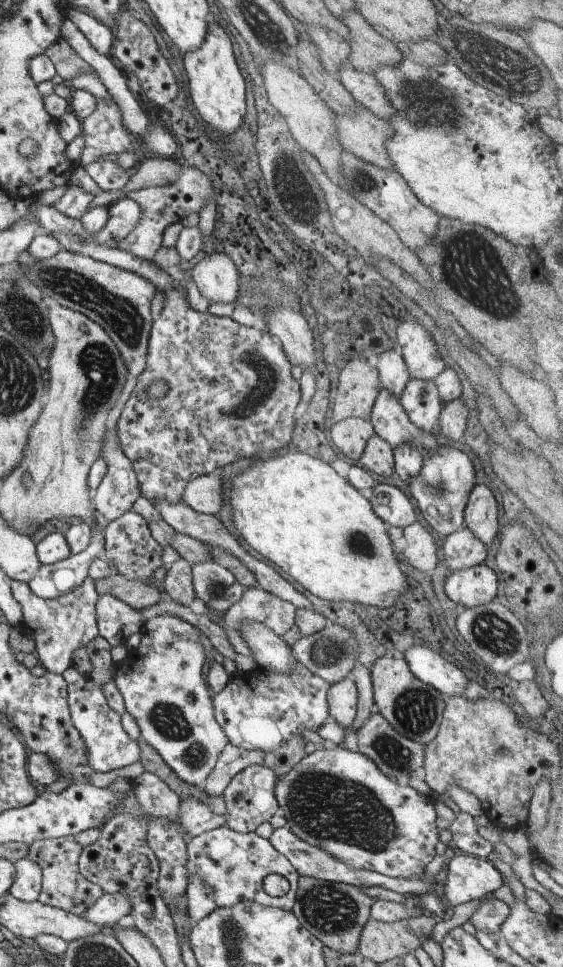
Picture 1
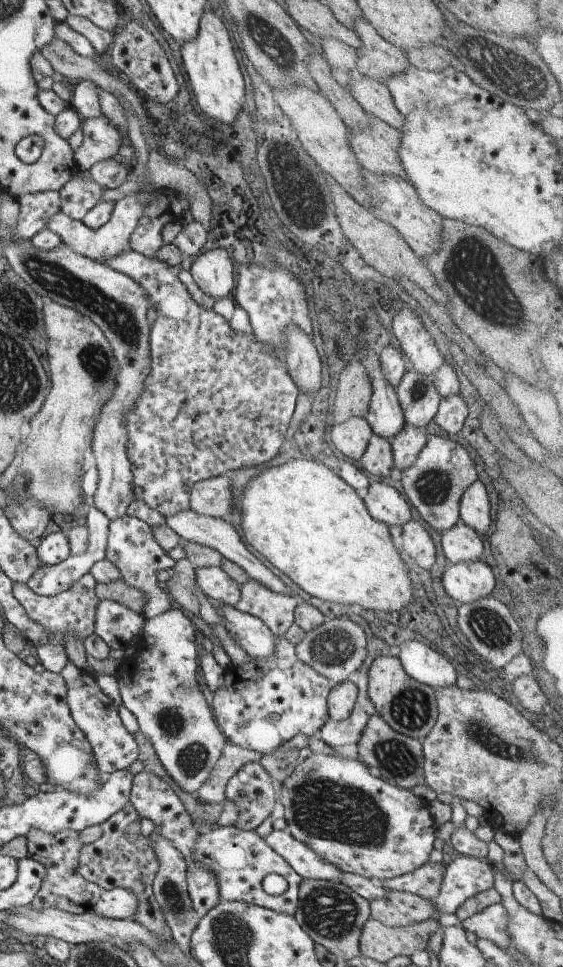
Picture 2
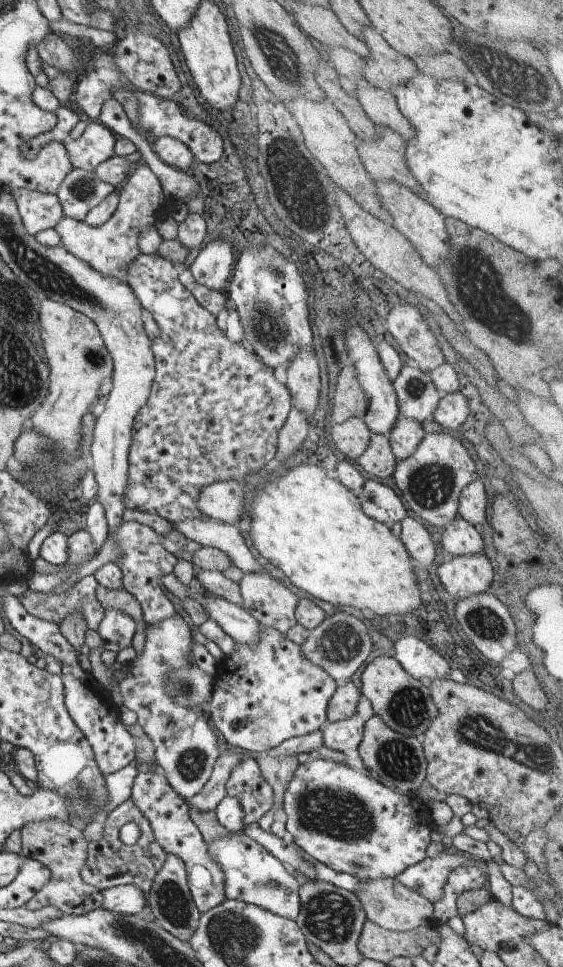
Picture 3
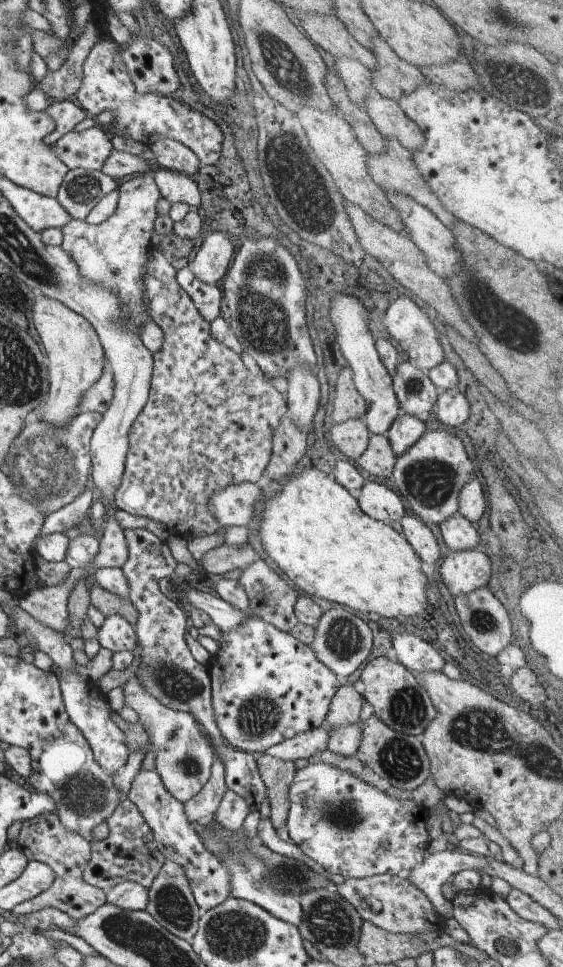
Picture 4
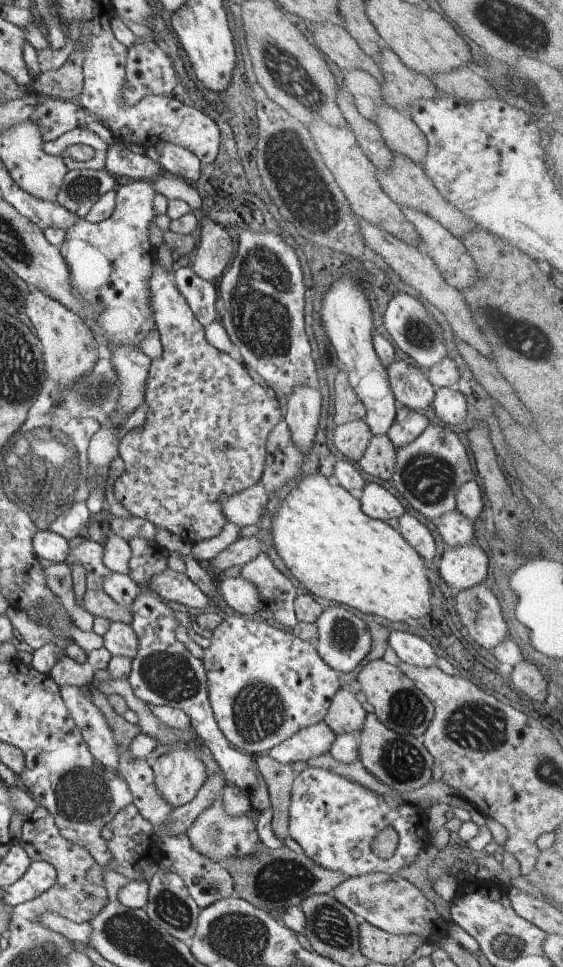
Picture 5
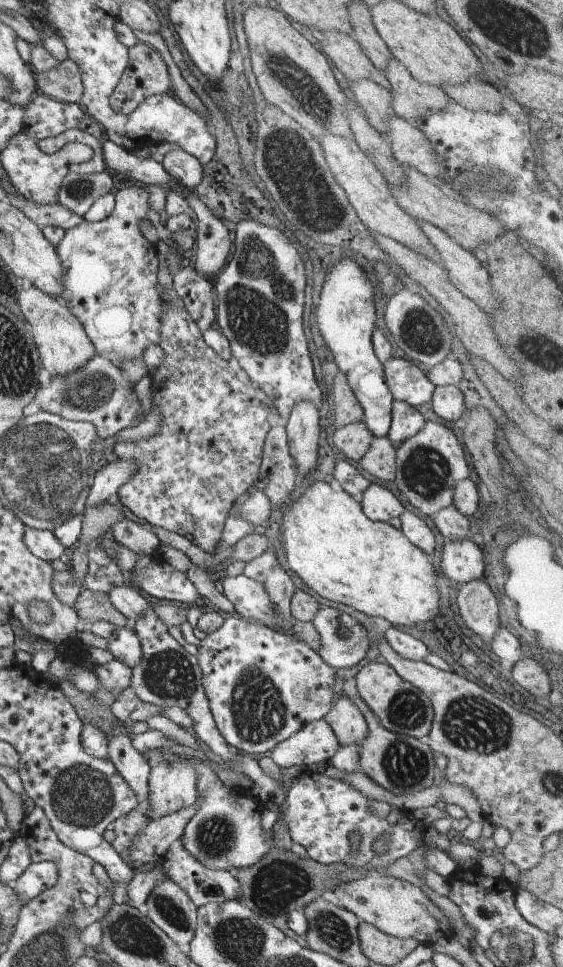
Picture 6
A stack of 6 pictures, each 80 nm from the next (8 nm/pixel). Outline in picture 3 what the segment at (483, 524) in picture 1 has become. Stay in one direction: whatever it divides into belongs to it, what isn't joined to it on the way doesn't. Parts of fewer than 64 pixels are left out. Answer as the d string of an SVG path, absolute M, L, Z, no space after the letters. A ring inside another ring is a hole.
M477 478L461 492L459 515L475 527L481 528L486 521L486 506L488 506L488 495L484 492L482 480Z

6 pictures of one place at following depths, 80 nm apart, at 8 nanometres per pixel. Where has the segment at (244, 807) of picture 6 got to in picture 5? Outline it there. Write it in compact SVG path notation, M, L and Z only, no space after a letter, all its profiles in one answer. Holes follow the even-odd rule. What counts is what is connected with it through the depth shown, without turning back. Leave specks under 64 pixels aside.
M222 793L199 817L194 819L194 822L187 828L191 845L199 852L200 855L206 857L215 863L224 864L228 859L234 858L250 858L264 844L260 841L256 832L256 820L250 816L251 810L239 816L230 816L224 811L222 803Z

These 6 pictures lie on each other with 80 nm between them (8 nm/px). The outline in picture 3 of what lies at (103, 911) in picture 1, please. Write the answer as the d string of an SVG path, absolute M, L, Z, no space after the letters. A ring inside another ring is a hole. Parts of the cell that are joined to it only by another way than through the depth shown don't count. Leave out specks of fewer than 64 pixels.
M135 884L111 886L102 894L101 907L106 910L124 916L143 914L146 910L147 898Z

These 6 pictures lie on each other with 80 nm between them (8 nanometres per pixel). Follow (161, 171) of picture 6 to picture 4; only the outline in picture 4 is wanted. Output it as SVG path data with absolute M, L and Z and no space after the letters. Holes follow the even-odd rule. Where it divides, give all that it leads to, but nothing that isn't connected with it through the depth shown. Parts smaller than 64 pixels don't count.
M117 148L112 149L110 156L106 159L101 171L118 182L120 178L128 178L128 176L140 176L141 174L149 174L154 168L154 162L146 161L141 155L133 155Z

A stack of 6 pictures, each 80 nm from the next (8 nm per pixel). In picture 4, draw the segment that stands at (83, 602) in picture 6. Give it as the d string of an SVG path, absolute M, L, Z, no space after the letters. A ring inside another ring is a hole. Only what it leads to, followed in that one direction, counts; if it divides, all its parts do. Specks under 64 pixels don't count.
M100 585L92 586L90 591L91 606L98 609L105 617L120 615L131 625L135 625L138 618L137 608L130 602L129 598L123 599Z

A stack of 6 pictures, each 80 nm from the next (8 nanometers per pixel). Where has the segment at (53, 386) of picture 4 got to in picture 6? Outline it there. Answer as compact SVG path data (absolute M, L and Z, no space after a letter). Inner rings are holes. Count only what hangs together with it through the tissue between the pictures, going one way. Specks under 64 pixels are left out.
M27 283L18 294L18 304L18 312L21 312L26 322L30 322L32 326L41 366L52 377L62 376L80 368L95 355L95 346L85 333L84 327L59 298Z

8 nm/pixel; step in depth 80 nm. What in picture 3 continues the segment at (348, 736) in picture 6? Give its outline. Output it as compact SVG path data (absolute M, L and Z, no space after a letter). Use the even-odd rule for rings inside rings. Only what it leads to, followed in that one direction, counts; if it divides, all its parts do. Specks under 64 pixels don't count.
M352 681L337 686L329 698L327 706L327 722L338 723L352 718L357 711L361 690Z

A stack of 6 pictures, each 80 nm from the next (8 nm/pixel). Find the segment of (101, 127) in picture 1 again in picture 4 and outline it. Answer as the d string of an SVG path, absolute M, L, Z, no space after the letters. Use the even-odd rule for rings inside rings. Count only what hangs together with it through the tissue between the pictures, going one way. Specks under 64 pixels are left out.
M98 127L81 132L71 130L49 147L69 169L100 171L113 149L112 143Z

